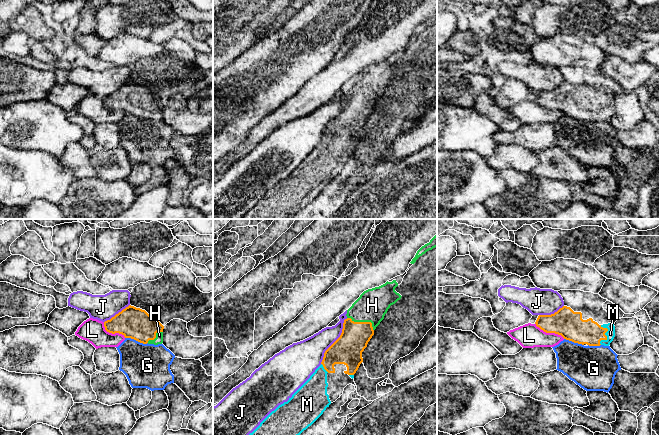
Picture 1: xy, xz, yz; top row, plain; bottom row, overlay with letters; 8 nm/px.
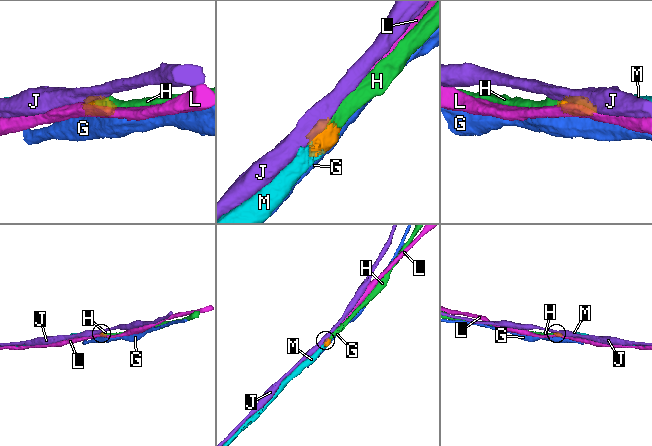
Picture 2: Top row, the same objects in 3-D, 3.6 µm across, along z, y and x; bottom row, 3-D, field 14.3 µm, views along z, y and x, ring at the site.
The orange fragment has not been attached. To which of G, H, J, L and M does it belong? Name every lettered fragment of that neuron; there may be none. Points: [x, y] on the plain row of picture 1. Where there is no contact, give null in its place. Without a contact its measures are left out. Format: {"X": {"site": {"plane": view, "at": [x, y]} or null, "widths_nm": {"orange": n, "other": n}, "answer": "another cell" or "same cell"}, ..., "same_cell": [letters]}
{"G": {"site": {"plane": "xy", "at": [136, 116]}, "widths_nm": {"orange": 260, "other": 360}, "answer": "another cell"}, "H": {"site": {"plane": "xz", "at": [363, 98]}, "widths_nm": {"orange": 240, "other": 260}, "answer": "same cell"}, "J": {"site": {"plane": "xz", "at": [336, 116]}, "widths_nm": {"orange": 240, "other": 240}, "answer": "another cell"}, "L": {"site": {"plane": "yz", "at": [549, 108]}, "widths_nm": {"orange": 220, "other": 190}, "answer": "another cell"}, "M": {"site": {"plane": "yz", "at": [605, 111]}, "widths_nm": {"orange": 200, "other": 70}, "answer": "same cell"}, "same_cell": ["H", "M"]}

